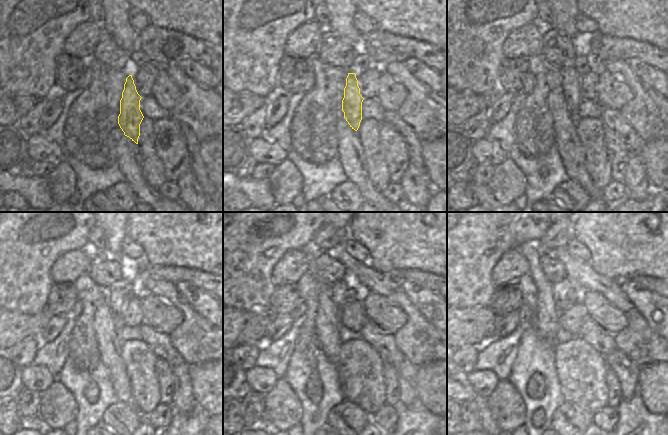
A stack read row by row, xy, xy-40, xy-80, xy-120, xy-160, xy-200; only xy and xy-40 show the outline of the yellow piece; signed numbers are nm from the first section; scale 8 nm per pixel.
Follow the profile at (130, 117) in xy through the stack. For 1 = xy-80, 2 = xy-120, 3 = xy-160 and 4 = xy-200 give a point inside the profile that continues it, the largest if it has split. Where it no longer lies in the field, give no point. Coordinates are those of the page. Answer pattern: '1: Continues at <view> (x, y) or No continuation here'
1: Continues at xy-80 (570, 85)
2: Continues at xy-120 (115, 296)
3: Continues at xy-160 (337, 291)
4: Continues at xy-200 (560, 290).

